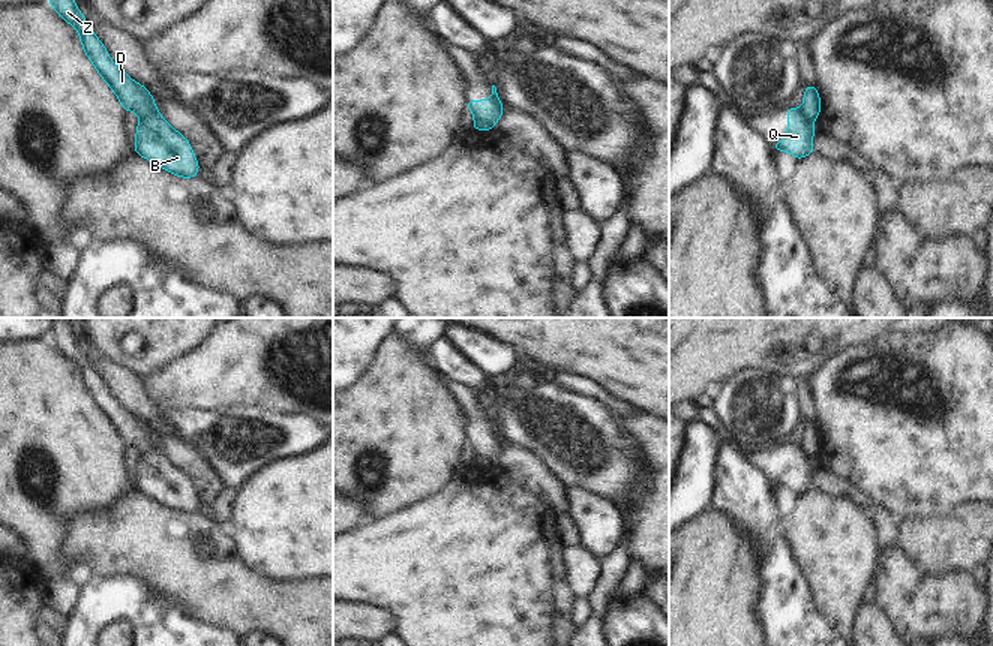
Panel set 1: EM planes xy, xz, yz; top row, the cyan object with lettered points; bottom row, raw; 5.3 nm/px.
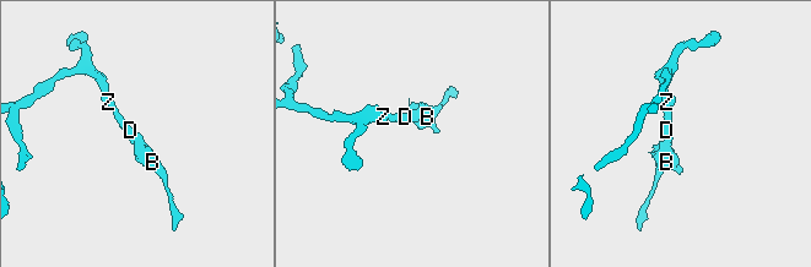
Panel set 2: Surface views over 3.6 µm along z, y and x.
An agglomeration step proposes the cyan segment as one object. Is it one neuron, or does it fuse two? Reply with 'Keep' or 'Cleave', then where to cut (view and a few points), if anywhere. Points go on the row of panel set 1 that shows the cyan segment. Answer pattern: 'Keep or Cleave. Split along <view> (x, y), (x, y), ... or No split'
Cleave. Split along xy (156, 110), (140, 119).

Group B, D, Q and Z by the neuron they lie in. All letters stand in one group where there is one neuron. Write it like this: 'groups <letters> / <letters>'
groups B Q / D Z

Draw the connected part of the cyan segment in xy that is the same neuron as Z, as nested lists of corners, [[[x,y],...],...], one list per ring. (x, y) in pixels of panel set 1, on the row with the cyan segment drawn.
[[[48,0],[48,3],[66,22],[78,30],[84,52],[116,93],[124,112],[132,109],[142,118],[158,111],[148,90],[129,78],[122,67],[110,60],[108,51],[88,27],[75,0]]]

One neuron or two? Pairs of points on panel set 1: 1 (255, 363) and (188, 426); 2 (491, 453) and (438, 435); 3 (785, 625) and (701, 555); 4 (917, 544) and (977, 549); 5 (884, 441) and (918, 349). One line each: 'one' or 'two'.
1: two
2: two
3: two
4: one
5: one

